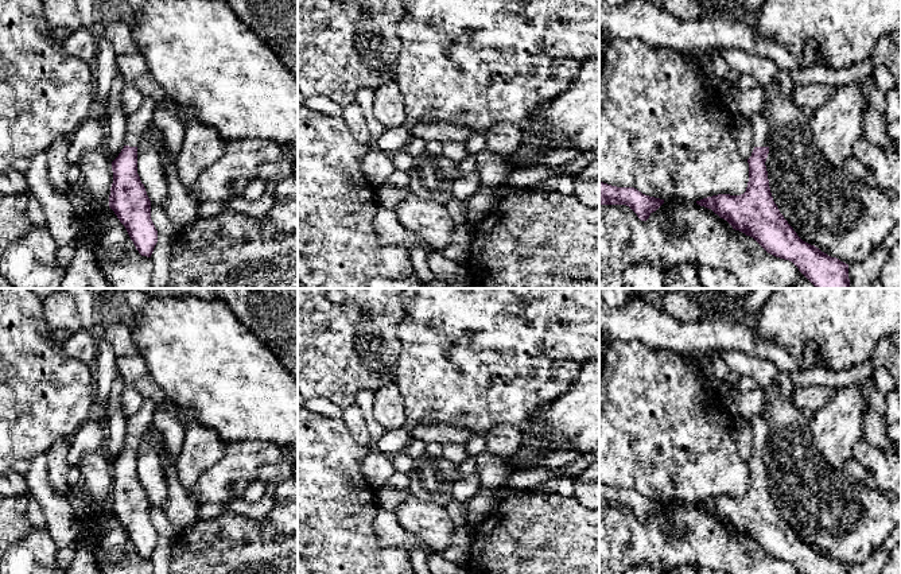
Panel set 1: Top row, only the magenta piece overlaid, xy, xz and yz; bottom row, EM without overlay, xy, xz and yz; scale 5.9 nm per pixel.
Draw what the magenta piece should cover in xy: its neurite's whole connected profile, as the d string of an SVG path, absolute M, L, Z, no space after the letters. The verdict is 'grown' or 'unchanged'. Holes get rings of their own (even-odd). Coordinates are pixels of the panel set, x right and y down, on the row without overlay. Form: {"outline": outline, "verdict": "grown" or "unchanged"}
{"outline": "M145 399L141 408L127 418L124 450L112 464L113 485L109 509L125 528L141 558L151 559L158 532L151 521L151 503L137 476L137 447L141 435L152 426L155 404Z", "verdict": "grown"}

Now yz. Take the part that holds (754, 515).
{"outline": "M762 415L749 419L754 451L747 461L749 484L741 497L718 496L696 503L726 521L733 531L753 539L768 555L792 563L800 574L848 574L848 566L803 543L773 503L766 459L770 424Z", "verdict": "grown"}

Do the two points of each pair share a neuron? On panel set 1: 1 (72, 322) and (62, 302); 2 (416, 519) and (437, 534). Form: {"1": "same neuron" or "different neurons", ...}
{"1": "same neuron", "2": "same neuron"}

